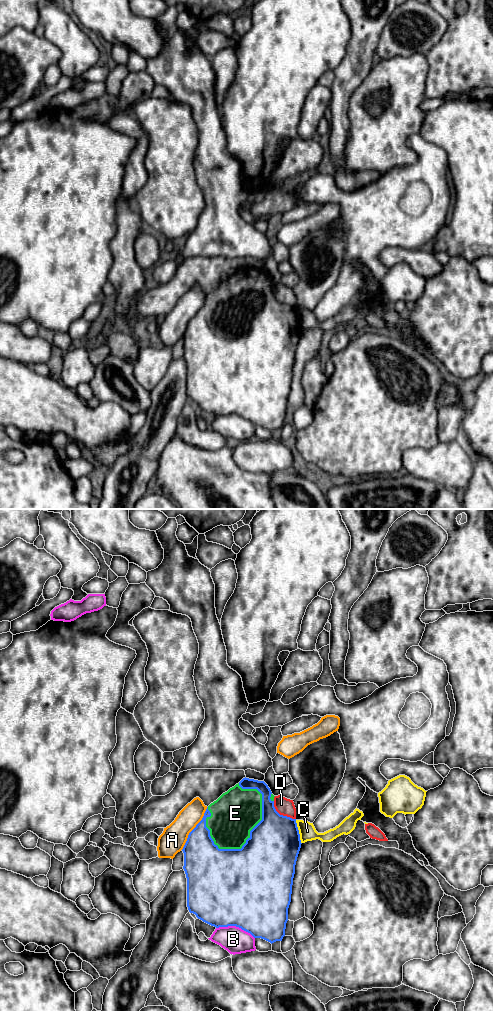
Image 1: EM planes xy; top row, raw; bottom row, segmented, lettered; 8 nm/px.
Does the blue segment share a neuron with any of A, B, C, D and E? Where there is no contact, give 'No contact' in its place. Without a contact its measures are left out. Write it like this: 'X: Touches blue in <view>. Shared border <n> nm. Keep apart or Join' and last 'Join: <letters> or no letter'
A: Touches blue in xy. Shared border 400 nm. Keep apart
B: Touches blue in xy. Shared border 320 nm. Keep apart
C: Touches blue in xy. Shared border 200 nm. Keep apart
D: Touches blue in xy. Shared border 240 nm. Keep apart
E: Touches blue in xy. Shared border 600 nm. Join
Join: E

